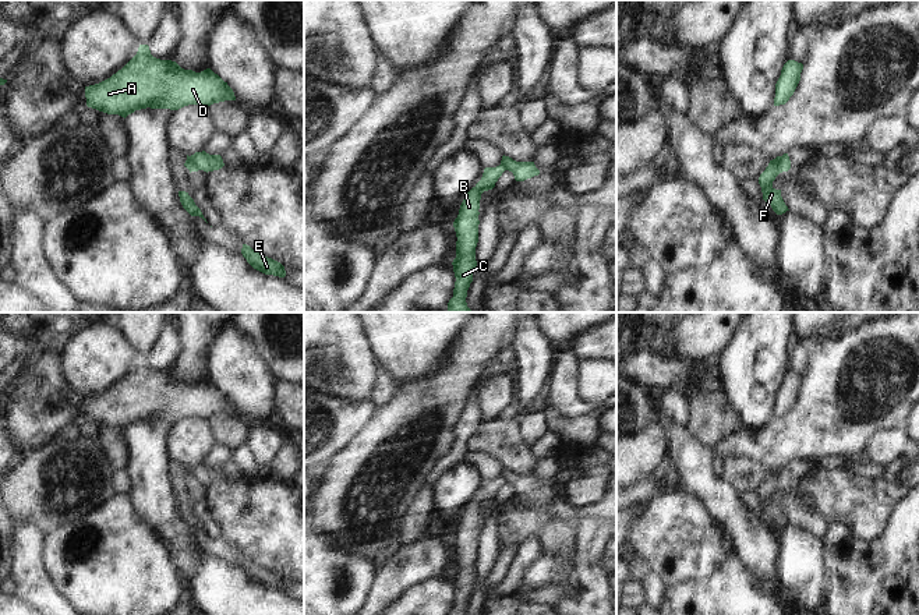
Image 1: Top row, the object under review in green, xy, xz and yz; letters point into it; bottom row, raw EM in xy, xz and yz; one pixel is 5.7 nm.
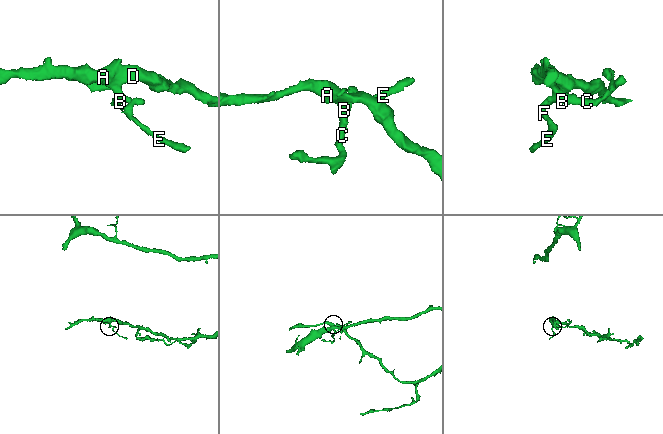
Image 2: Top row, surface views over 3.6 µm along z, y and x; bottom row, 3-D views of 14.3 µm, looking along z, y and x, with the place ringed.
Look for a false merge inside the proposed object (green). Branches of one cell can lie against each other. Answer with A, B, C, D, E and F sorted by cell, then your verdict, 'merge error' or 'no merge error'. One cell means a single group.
groups A B C D / E F; merge error

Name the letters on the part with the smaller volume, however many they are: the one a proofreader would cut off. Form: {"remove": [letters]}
{"remove": ["E", "F"]}

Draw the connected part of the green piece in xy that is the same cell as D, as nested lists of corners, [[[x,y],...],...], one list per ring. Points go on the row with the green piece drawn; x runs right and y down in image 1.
[[[139,45],[137,54],[110,78],[85,86],[86,106],[127,117],[141,109],[179,110],[188,105],[211,106],[236,100],[233,89],[211,68],[201,73],[151,54]]]

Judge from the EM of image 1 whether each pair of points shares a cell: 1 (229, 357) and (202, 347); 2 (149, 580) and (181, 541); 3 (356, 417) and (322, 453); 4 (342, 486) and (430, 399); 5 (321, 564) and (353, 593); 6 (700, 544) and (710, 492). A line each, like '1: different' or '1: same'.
1: different
2: different
3: same
4: same
5: same
6: different

